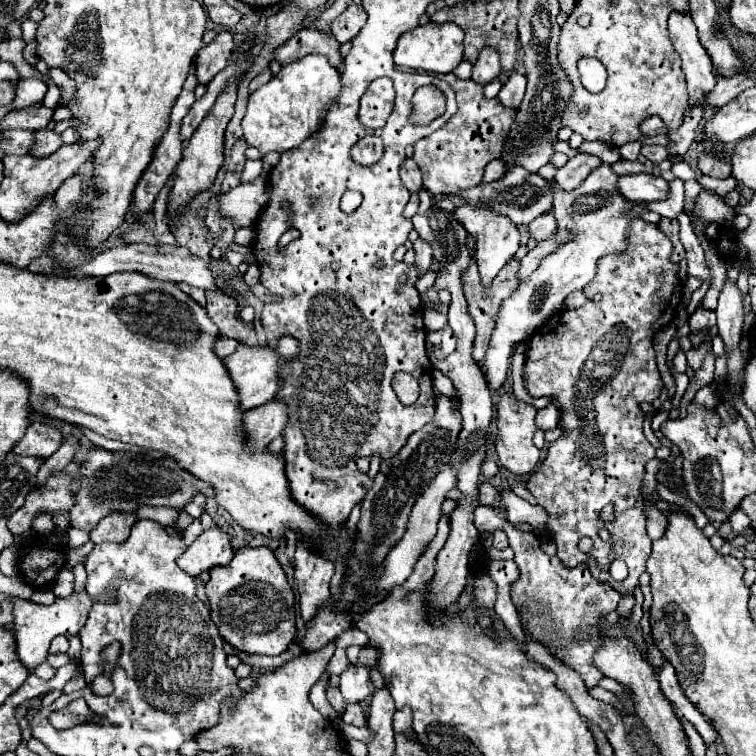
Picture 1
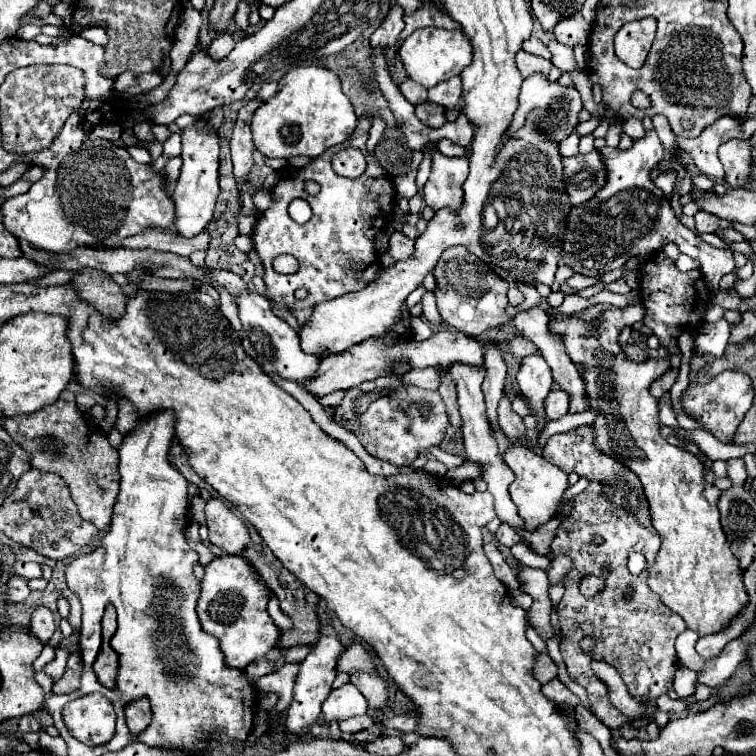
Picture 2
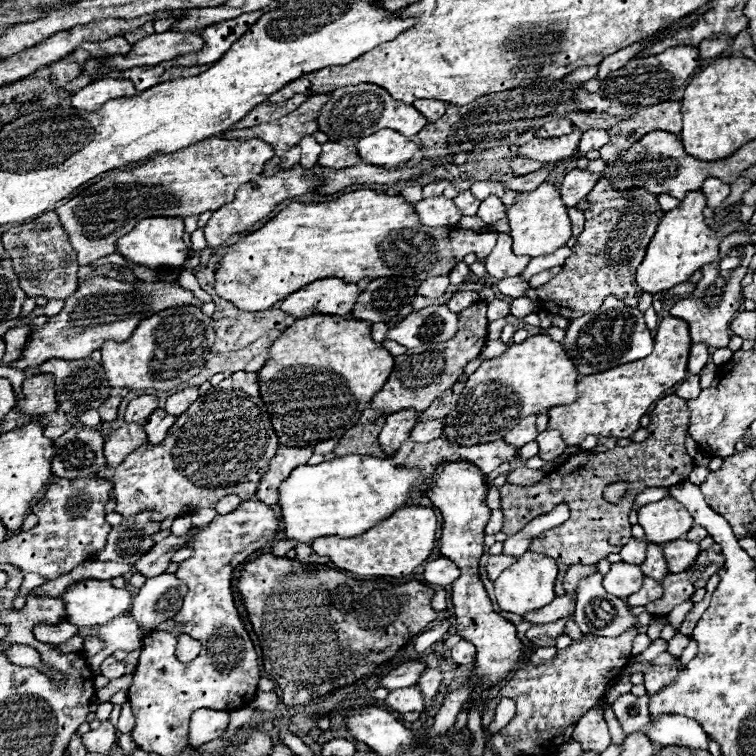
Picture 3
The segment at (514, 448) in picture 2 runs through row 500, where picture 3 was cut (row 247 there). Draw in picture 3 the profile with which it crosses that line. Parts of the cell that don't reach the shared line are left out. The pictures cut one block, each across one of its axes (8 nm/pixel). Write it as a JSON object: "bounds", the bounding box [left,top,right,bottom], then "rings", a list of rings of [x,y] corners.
{"bounds":[506,182,572,256],"rings":[[[552,182],[540,184],[540,188],[532,192],[520,192],[514,200],[514,204],[506,210],[508,220],[510,220],[510,236],[514,238],[514,254],[518,256],[544,256],[552,254],[554,250],[562,248],[566,240],[572,236],[572,224],[566,214],[566,206],[562,204],[560,192]]]}

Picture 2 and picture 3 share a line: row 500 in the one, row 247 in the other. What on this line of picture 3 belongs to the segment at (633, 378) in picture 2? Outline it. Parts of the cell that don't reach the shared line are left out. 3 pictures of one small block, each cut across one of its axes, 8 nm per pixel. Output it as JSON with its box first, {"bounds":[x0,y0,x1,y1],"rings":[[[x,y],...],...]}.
{"bounds":[636,190,732,294],"rings":[[[698,190],[698,192],[688,192],[678,208],[664,214],[660,228],[656,230],[652,242],[648,244],[646,256],[636,270],[636,282],[644,292],[656,294],[670,290],[678,284],[684,284],[704,264],[718,260],[718,244],[726,234],[732,232],[732,226],[724,226],[718,232],[710,230],[704,222],[702,214],[704,208],[706,208],[706,196]]]}

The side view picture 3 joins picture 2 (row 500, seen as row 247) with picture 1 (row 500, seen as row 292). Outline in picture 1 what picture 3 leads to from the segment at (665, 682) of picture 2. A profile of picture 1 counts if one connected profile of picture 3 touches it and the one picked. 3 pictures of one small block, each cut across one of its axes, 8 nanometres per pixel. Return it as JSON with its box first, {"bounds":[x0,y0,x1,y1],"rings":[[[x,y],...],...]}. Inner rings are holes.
{"bounds":[524,218,682,594],"rings":[[[640,218],[632,220],[628,228],[628,248],[624,252],[606,254],[598,260],[596,276],[584,288],[586,304],[576,310],[558,310],[540,330],[536,330],[536,334],[526,340],[524,350],[524,388],[532,398],[554,396],[560,402],[560,424],[564,430],[564,436],[548,446],[546,460],[530,476],[526,488],[548,512],[550,528],[554,532],[552,540],[558,546],[558,558],[568,568],[586,562],[596,580],[610,584],[620,594],[634,594],[638,586],[638,576],[646,570],[646,560],[652,552],[652,540],[646,534],[646,516],[642,512],[644,502],[640,496],[640,486],[648,460],[648,454],[644,454],[644,450],[656,448],[646,440],[642,432],[644,414],[638,404],[644,398],[660,396],[663,382],[656,368],[652,338],[664,324],[674,320],[682,300],[678,266],[670,260],[670,254],[672,242],[666,234],[656,230],[656,224],[648,224]],[[596,294],[600,294],[602,298],[594,300]],[[608,502],[612,502],[616,508],[616,520],[600,522],[600,510]],[[600,528],[606,528],[610,532],[614,546],[598,538]],[[586,536],[594,542],[588,554],[580,552],[578,548],[578,542]],[[614,560],[622,560],[628,566],[628,576],[622,582],[616,582],[608,572]]]}

